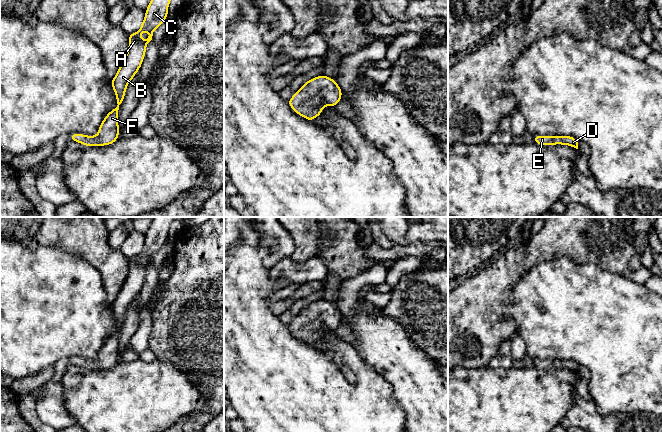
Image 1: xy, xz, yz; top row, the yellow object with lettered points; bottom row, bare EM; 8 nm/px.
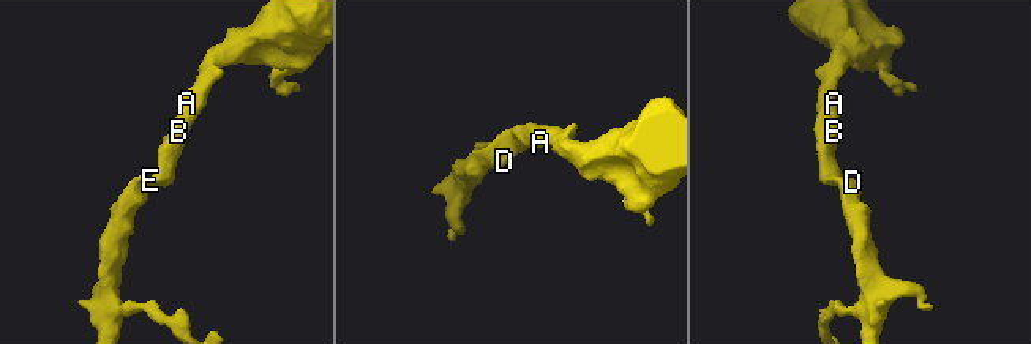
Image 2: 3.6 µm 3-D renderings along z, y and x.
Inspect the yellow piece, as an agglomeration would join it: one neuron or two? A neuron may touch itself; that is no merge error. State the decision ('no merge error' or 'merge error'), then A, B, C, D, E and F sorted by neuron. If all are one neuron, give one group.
no merge error; A B C D E F

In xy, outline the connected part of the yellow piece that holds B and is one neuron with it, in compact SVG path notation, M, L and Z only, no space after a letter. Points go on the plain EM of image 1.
M152 217L152 222L145 235L145 242L140 253L128 259L128 275L117 298L111 304L117 330L105 340L96 360L74 357L70 358L70 365L79 366L84 370L105 370L113 368L119 362L118 337L124 324L127 310L139 295L145 281L147 268L152 264L153 256L167 242L169 227L176 218Z

